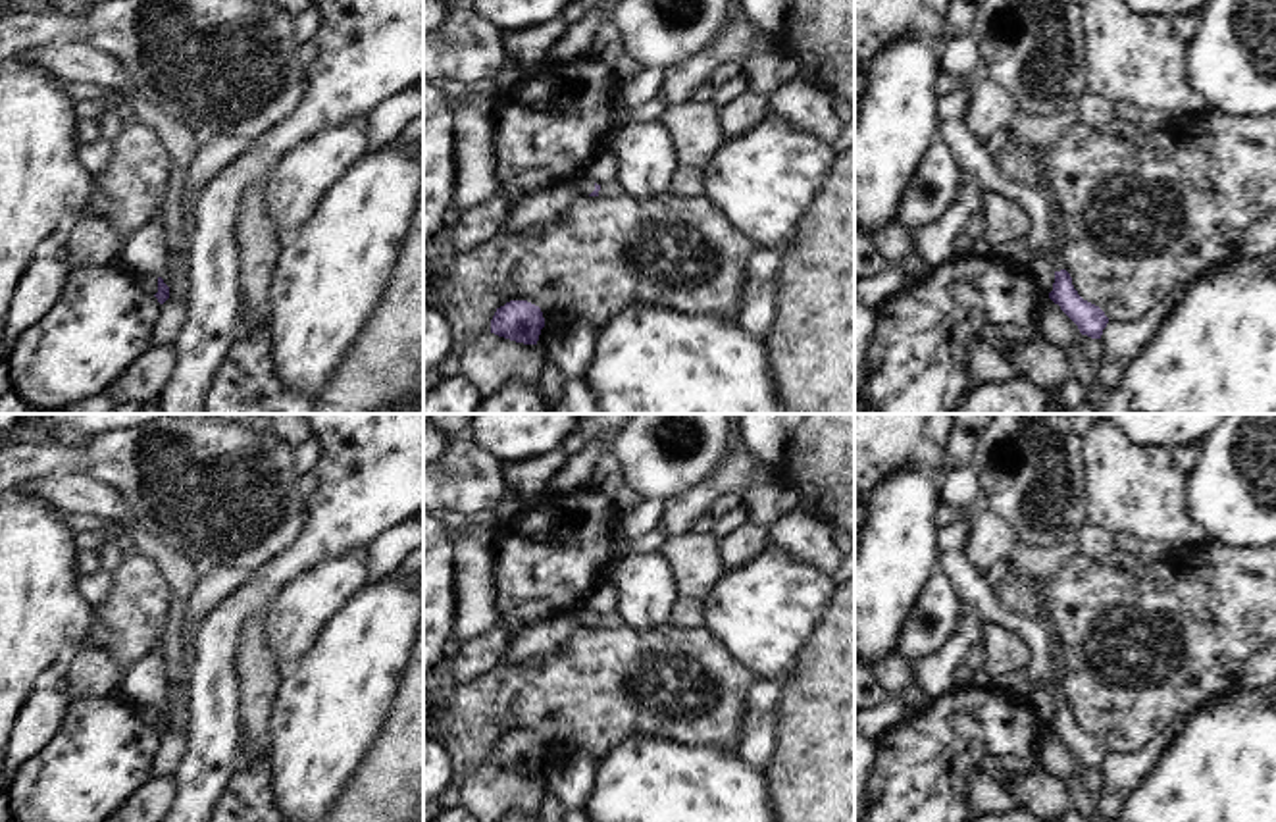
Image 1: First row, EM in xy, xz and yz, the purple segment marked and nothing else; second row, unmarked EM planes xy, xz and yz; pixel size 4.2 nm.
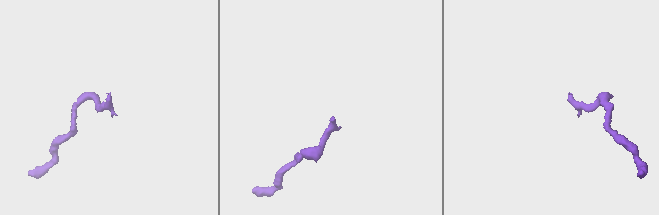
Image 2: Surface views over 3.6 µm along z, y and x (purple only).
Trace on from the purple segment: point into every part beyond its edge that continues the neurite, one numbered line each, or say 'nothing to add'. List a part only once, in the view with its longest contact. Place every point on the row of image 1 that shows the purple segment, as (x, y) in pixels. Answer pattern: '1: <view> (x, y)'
1: xz (580, 179)

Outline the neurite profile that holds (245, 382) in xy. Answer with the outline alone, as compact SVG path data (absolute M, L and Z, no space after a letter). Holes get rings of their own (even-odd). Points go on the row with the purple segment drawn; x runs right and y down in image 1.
M268 323L248 337L235 333L202 414L312 414L312 400L287 389L275 375Z

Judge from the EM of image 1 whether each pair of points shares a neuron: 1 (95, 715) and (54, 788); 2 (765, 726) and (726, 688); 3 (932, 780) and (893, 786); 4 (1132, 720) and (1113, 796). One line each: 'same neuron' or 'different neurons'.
1: same neuron
2: different neurons
3: same neuron
4: different neurons

